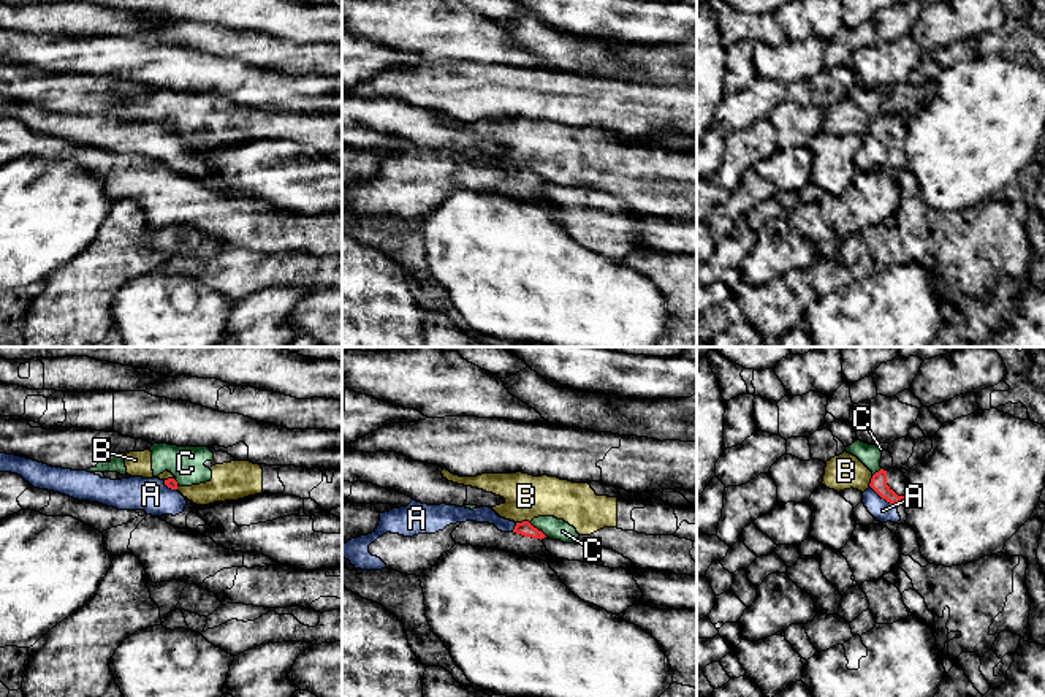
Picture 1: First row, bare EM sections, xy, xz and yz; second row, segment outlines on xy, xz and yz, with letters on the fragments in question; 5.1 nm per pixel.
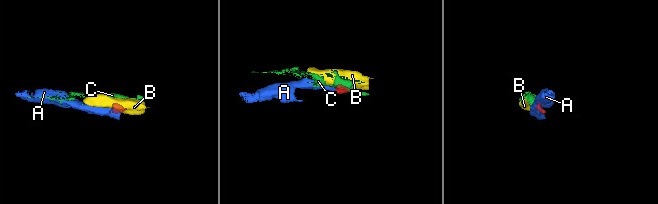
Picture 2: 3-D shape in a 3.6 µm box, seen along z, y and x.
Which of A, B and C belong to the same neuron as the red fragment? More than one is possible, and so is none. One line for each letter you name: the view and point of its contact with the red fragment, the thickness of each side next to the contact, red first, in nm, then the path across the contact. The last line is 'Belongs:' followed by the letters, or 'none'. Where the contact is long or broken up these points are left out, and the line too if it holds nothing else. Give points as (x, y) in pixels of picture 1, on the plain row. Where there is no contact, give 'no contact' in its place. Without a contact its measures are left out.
A: yz (882, 143) | 80/110 nm
Belongs: A

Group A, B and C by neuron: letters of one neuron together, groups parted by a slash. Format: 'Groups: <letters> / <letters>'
Groups: A / B C

